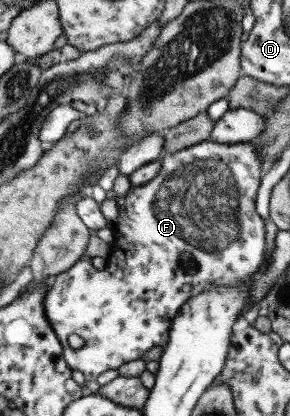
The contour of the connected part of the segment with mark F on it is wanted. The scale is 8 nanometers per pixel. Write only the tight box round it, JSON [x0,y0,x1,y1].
[46,140,266,380]

